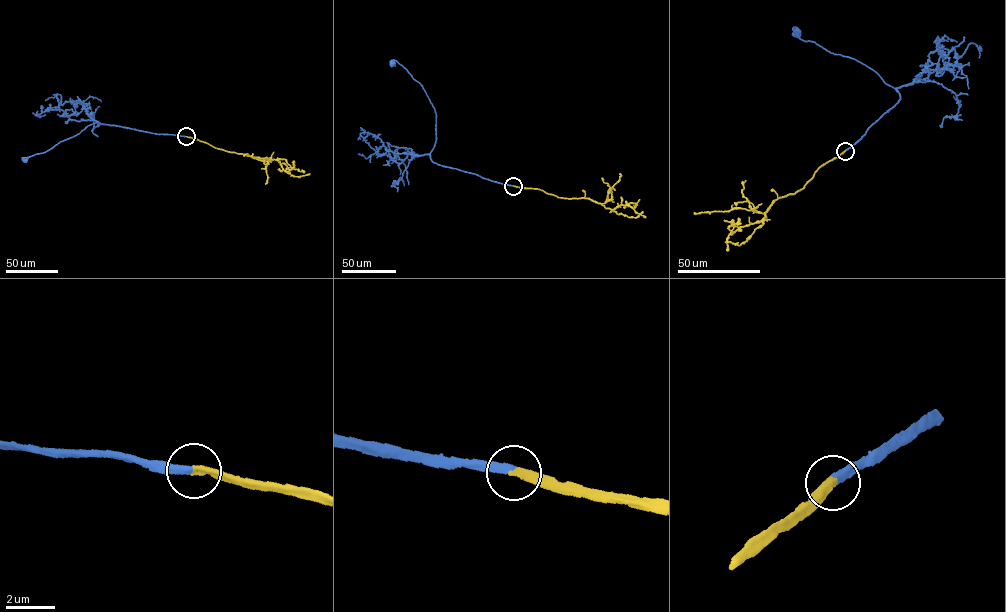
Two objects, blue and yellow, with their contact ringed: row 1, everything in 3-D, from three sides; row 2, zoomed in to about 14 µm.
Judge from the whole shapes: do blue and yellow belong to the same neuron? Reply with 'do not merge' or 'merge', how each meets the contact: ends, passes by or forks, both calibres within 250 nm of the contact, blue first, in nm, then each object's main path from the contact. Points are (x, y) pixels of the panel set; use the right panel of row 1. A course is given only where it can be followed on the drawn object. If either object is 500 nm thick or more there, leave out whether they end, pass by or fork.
merge; blue ends there; yellow ends there; 340 nm thick on the blue side, 280 nm on the other; blue runs (845, 151), (898, 101), (899, 93), (869, 67), (801, 39), (794, 28), (796, 33); yellow runs (845, 151), (818, 168), (801, 190), (775, 200), (761, 221), (730, 234), (726, 242), (729, 250)

